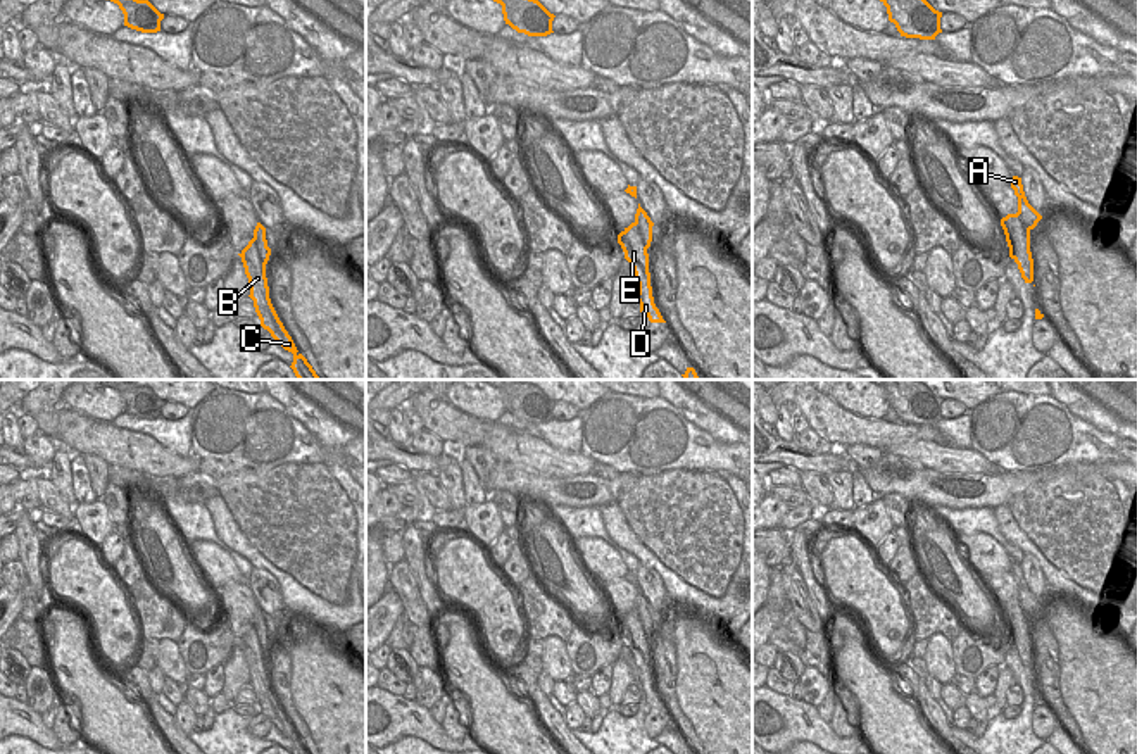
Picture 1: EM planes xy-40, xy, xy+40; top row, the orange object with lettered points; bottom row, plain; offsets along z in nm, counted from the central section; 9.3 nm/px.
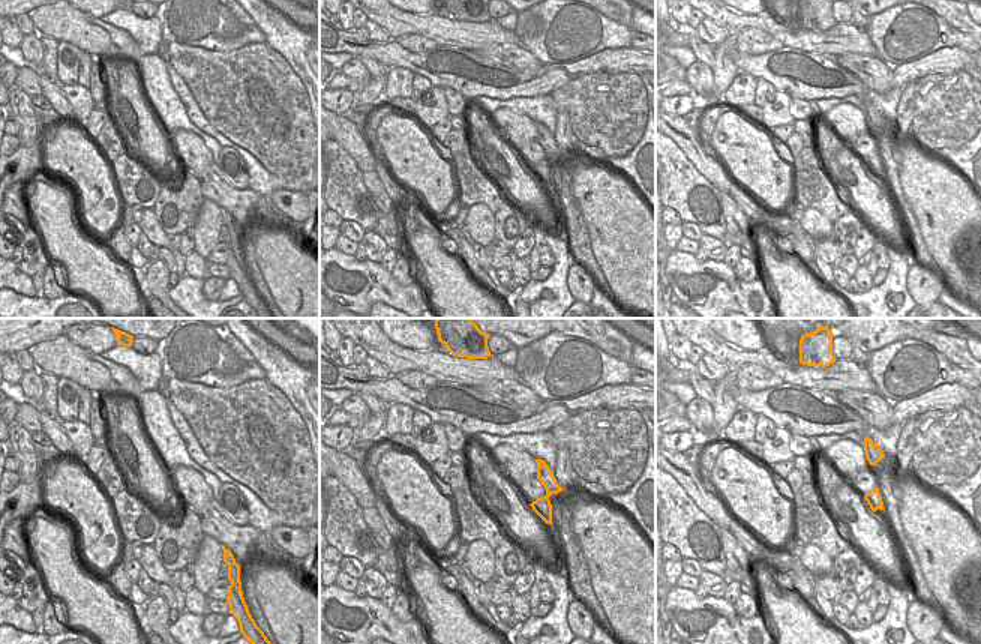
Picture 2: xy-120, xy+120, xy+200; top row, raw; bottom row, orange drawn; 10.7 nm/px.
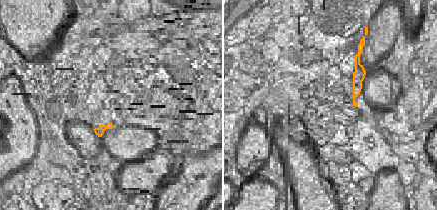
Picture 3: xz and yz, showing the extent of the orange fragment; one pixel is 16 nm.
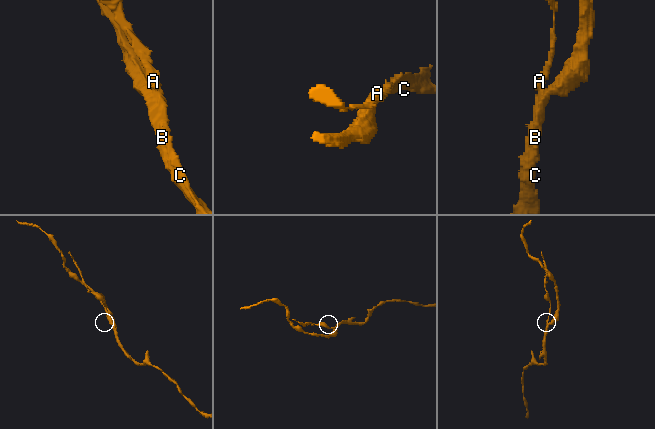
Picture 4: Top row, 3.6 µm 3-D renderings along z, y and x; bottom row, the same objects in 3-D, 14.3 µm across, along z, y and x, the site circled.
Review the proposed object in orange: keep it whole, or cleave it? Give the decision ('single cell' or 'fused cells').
fused cells

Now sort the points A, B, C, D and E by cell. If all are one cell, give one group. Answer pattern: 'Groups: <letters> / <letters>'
Groups: A / B C D E

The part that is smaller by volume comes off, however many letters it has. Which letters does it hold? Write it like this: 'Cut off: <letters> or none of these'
Cut off: A

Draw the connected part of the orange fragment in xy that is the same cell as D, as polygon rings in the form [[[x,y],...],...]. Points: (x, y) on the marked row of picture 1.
[[[631,223],[618,235],[618,243],[625,252],[625,259],[631,264],[638,292],[633,295],[640,304],[640,312],[644,311],[650,323],[666,323],[654,304],[650,273],[649,273],[649,254],[647,248],[652,242],[650,228],[638,228]]]

